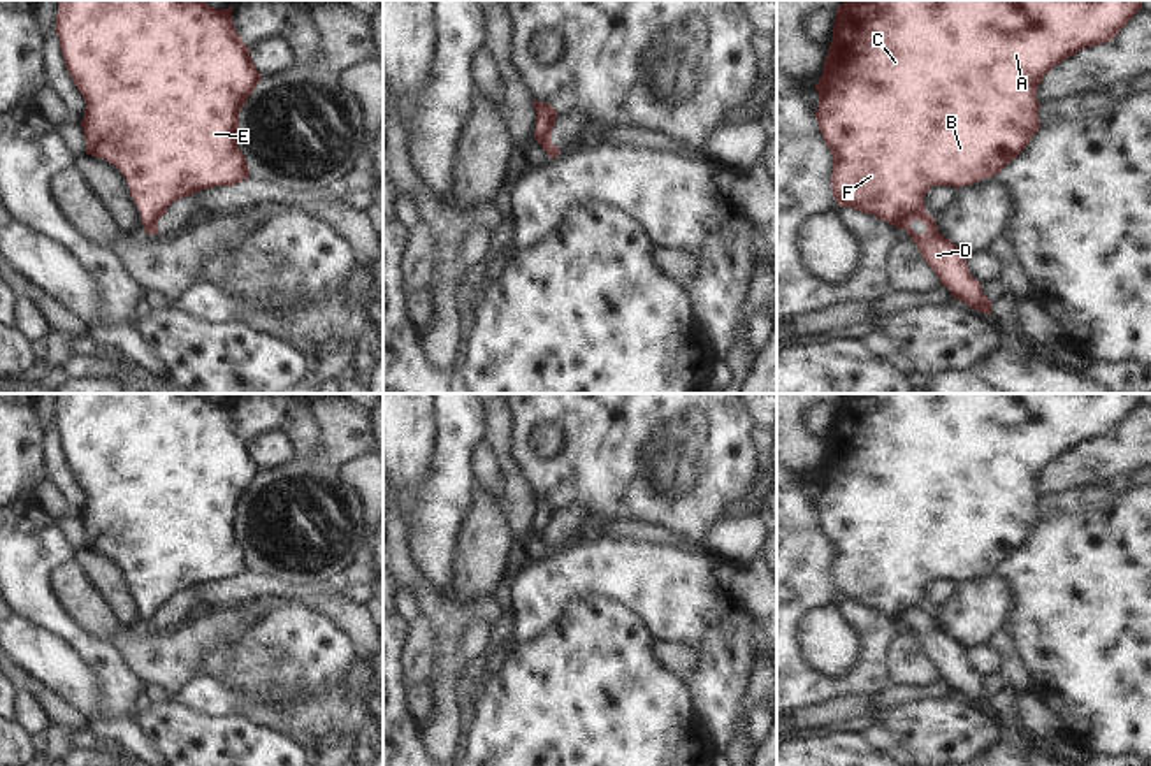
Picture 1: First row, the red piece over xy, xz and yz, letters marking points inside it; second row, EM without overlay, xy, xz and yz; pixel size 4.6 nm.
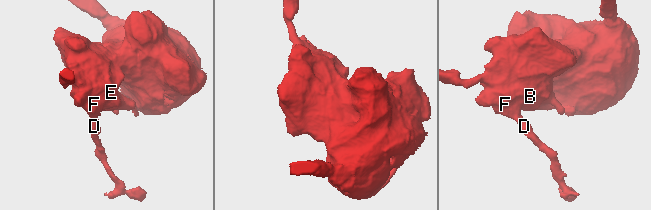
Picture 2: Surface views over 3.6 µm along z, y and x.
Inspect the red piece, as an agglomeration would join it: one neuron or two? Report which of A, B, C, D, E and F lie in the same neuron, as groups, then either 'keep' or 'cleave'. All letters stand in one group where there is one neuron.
groups A B C E F / D; cleave

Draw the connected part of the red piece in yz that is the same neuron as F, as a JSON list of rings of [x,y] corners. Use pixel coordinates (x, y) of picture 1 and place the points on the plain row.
[[[843,394],[836,402],[833,434],[815,478],[815,513],[833,548],[831,583],[836,597],[873,608],[901,624],[914,606],[926,606],[924,590],[933,580],[959,583],[1000,567],[1040,524],[1037,483],[1044,469],[1079,444],[1112,434],[1140,402],[1142,394]]]

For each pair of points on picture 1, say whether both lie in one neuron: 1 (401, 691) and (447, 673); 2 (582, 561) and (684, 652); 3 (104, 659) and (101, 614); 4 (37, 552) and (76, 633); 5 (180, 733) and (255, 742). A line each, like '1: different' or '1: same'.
1: different
2: different
3: different
4: same
5: same

